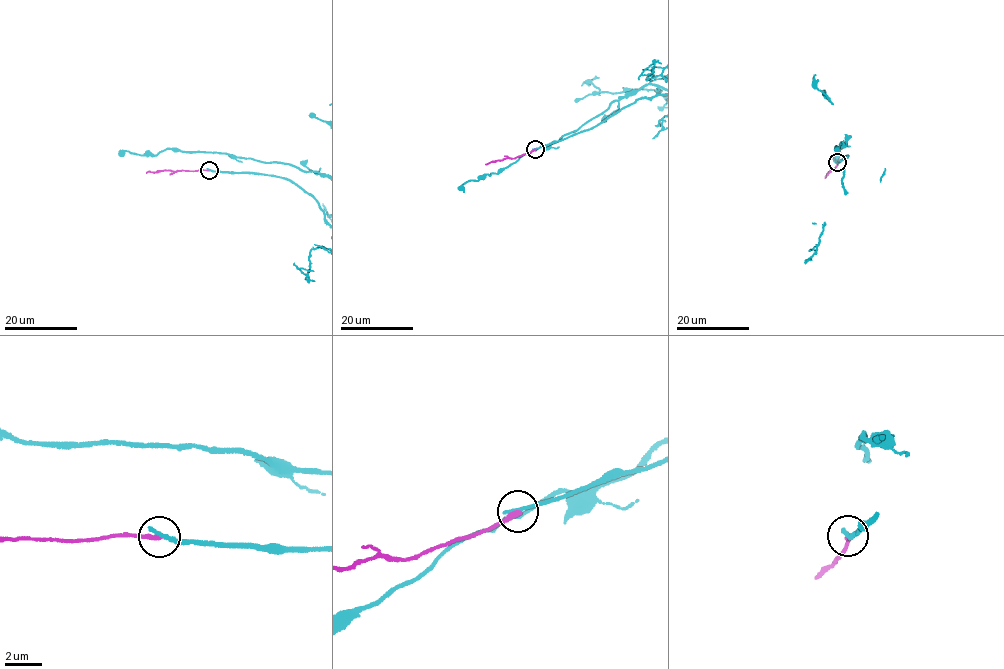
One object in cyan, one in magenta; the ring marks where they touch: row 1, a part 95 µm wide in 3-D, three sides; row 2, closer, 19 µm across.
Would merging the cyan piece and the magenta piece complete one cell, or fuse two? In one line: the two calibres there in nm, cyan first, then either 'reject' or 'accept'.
240 nm thick on the cyan side, 280 nm on the other; reject

